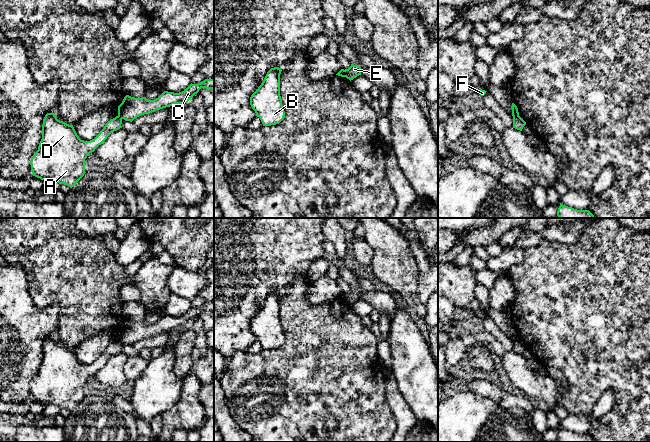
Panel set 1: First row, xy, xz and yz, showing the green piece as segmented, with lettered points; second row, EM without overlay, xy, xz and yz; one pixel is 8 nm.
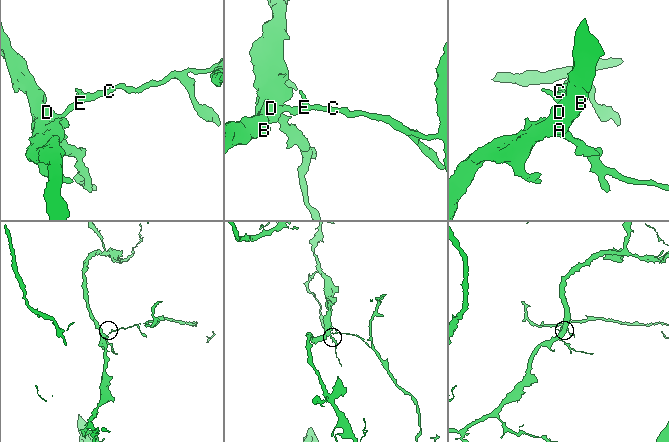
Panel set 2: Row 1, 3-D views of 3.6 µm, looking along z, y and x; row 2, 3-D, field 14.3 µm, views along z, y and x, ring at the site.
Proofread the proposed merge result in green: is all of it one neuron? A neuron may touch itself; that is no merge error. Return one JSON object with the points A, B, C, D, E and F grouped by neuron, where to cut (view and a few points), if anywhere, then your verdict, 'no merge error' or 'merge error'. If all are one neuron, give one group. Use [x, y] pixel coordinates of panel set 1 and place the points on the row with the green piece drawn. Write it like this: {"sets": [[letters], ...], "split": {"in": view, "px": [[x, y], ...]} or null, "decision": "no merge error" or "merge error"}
{"sets": [["A", "B", "D"], ["C", "E", "F"]], "split": {"in": "yz", "px": [[518, 115], [513, 117]]}, "decision": "merge error"}

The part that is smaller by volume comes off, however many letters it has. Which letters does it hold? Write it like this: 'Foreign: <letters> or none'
Foreign: C, E, F

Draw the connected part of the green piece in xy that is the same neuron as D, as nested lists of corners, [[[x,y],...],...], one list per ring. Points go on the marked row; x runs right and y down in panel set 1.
[[[47,113],[42,124],[42,139],[30,161],[33,176],[44,181],[55,181],[70,188],[84,176],[85,159],[114,131],[122,128],[122,118],[108,121],[90,141],[79,138],[73,125]]]

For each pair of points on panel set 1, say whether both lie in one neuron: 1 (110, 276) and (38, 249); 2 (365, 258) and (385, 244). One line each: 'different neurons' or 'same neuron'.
1: same neuron
2: different neurons

